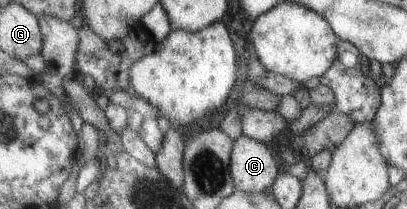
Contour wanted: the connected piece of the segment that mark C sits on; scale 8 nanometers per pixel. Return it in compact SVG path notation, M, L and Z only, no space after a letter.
M246 135L236 140L231 168L238 190L264 193L273 188L281 175L281 164L266 142Z

